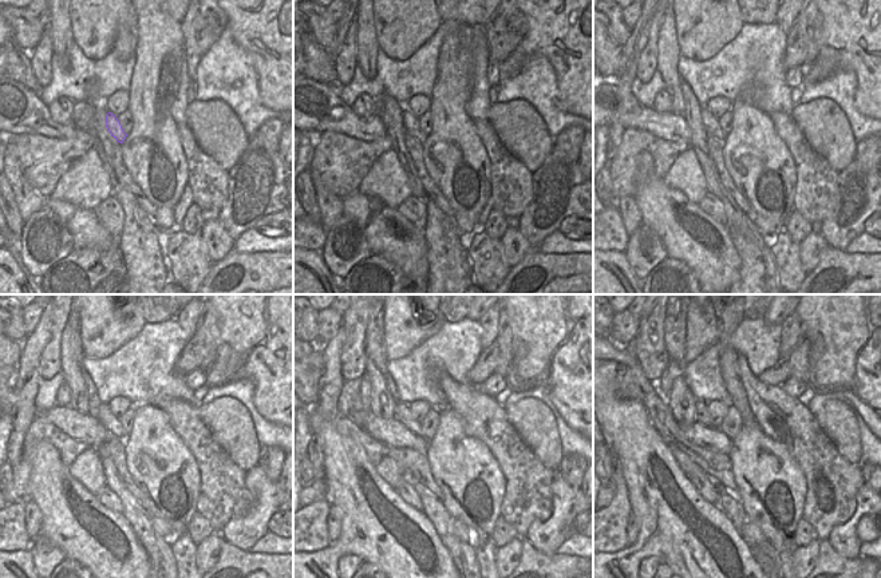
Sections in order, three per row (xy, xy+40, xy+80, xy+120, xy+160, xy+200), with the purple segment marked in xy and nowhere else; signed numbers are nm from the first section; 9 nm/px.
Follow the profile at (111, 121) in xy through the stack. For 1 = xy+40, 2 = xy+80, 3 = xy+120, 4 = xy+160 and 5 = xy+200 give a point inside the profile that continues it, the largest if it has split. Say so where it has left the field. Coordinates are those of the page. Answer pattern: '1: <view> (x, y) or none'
1: xy+40 (411, 123)
2: xy+80 (712, 126)
3: xy+120 (114, 427)
4: xy+160 (402, 410)
5: xy+200 (702, 415)

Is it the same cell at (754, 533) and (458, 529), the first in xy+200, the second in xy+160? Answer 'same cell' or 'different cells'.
same cell

